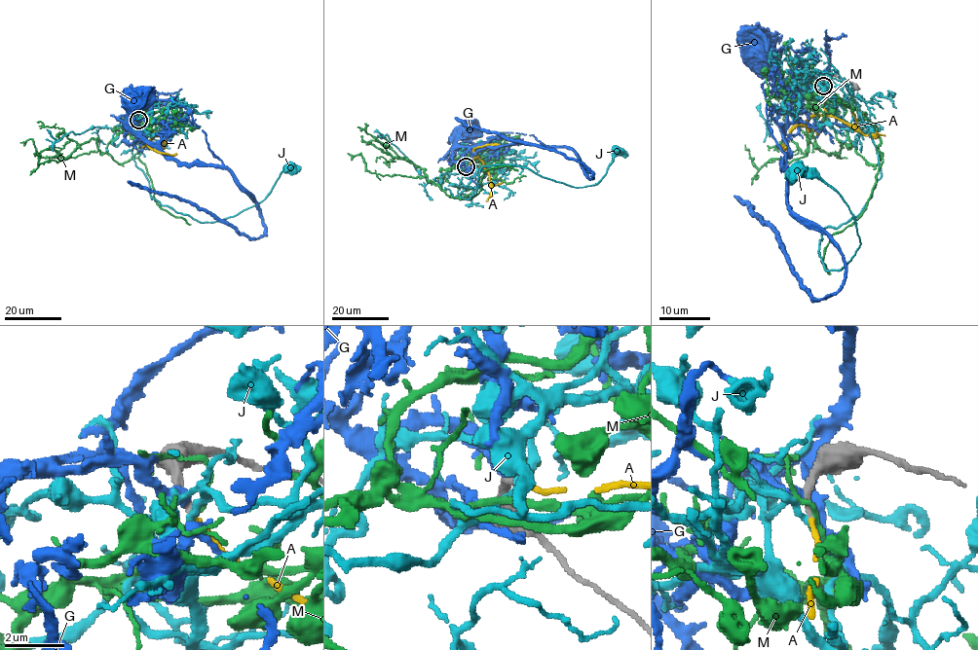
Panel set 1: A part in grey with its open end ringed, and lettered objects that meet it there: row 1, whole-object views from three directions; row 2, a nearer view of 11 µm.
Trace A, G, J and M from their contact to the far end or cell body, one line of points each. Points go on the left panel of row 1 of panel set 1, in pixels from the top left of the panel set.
A: (139, 120), (157, 134), (147, 142), (149, 147), (160, 152), (177, 154)
G: (137, 118), (123, 115), (119, 119), (124, 123), (139, 99)
J: (138, 120), (132, 128), (142, 141), (131, 154), (151, 198), (201, 222), (234, 216), (259, 203), (289, 167)
M: (139, 120), (114, 138), (106, 152), (120, 163), (137, 158), (145, 166), (157, 203), (190, 224)

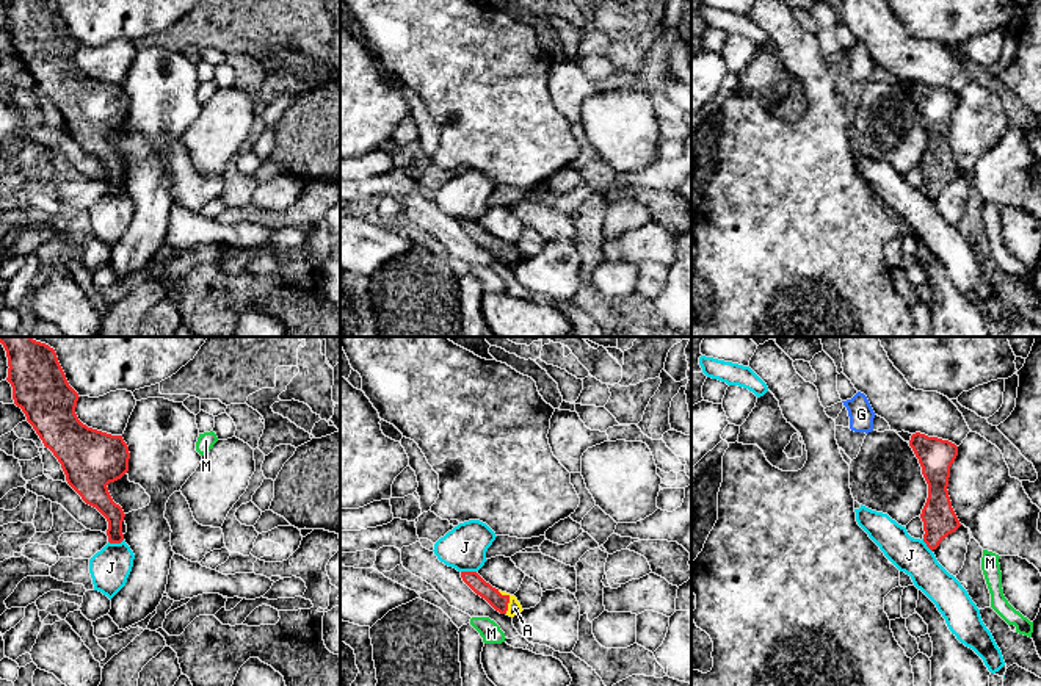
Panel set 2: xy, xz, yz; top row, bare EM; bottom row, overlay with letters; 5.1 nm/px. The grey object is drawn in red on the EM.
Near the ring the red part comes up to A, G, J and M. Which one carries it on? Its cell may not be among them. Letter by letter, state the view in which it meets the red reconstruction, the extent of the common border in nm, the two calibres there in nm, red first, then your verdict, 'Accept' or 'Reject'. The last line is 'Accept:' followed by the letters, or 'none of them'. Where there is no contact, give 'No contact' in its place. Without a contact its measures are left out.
A: Touches red in xz. Shared border 130 nm. Thickness 90 nm (red) against 70 nm. Accept
G: No contact. Reject
J: Touches red in xy. Shared border 80 nm. Thickness 120 nm (red) against 200 nm. Reject
M: No contact. Reject
Accept: A

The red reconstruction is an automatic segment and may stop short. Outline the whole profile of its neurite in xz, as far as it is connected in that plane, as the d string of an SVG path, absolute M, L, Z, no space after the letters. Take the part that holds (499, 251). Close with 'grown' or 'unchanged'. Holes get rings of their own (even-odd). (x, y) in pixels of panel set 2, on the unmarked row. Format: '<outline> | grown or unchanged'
M461 221L462 230L495 260L514 266L524 258L514 244L502 241L486 232L477 221Z | grown

